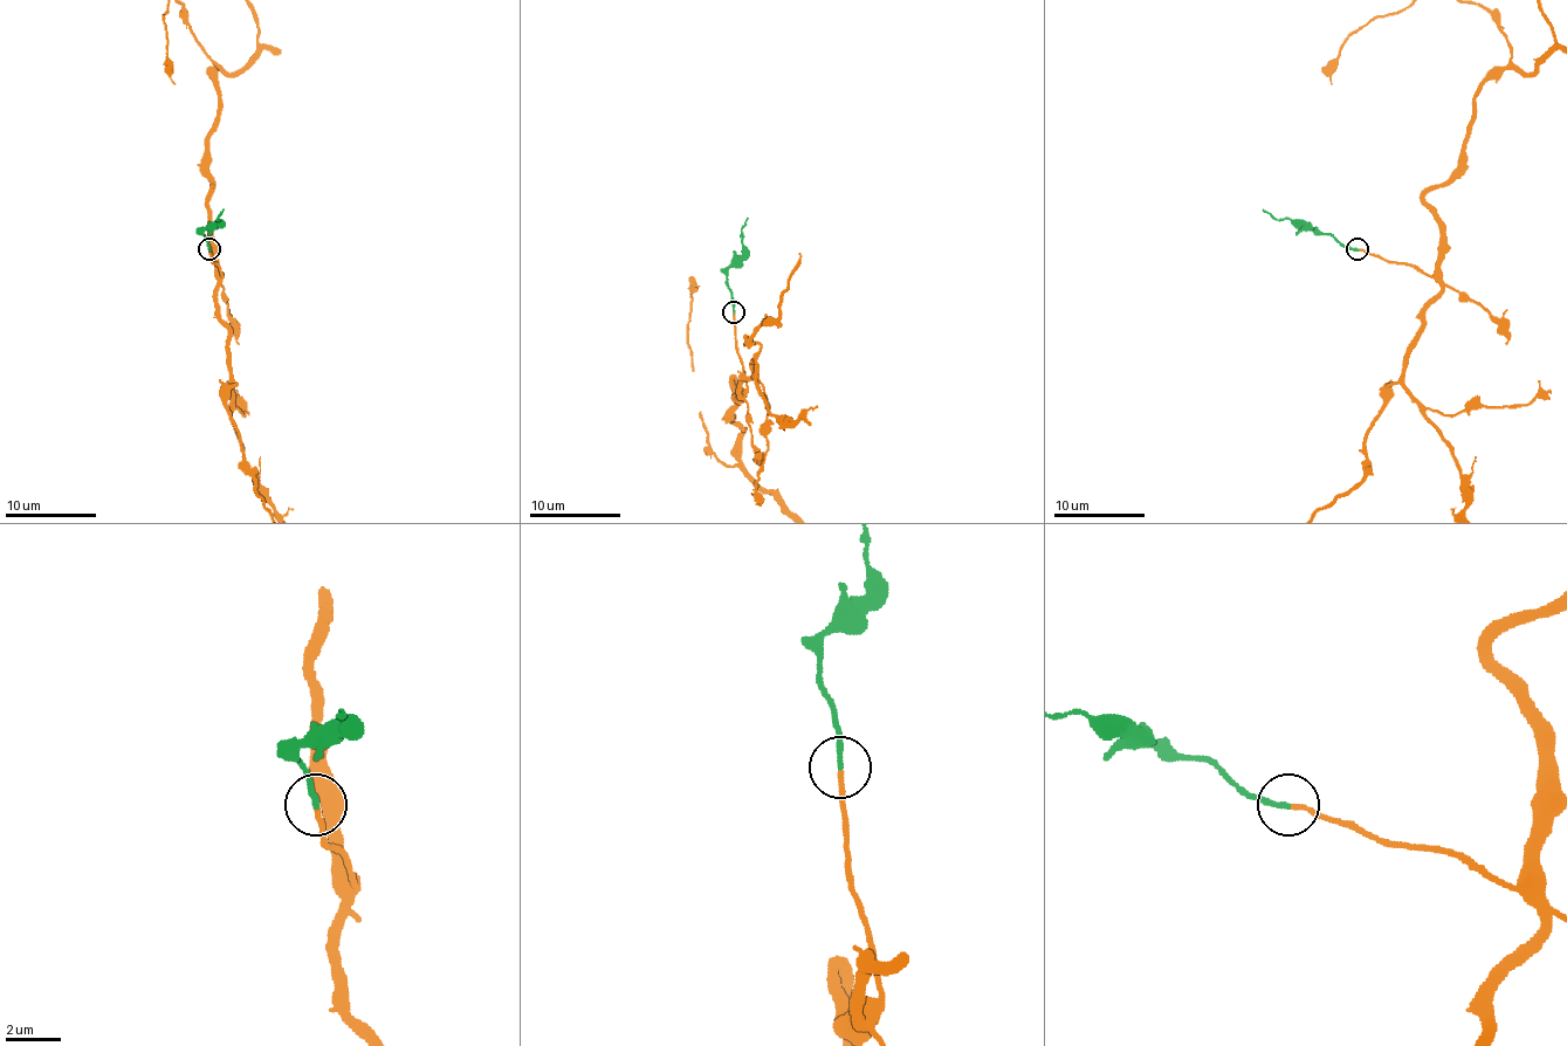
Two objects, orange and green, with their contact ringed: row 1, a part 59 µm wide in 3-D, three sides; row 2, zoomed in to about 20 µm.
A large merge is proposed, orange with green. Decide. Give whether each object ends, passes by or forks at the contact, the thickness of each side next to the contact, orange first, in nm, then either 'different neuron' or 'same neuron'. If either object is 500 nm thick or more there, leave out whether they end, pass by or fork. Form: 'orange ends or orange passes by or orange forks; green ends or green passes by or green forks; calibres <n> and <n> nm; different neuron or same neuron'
orange ends; green ends; calibres 180 and 190 nm; same neuron

